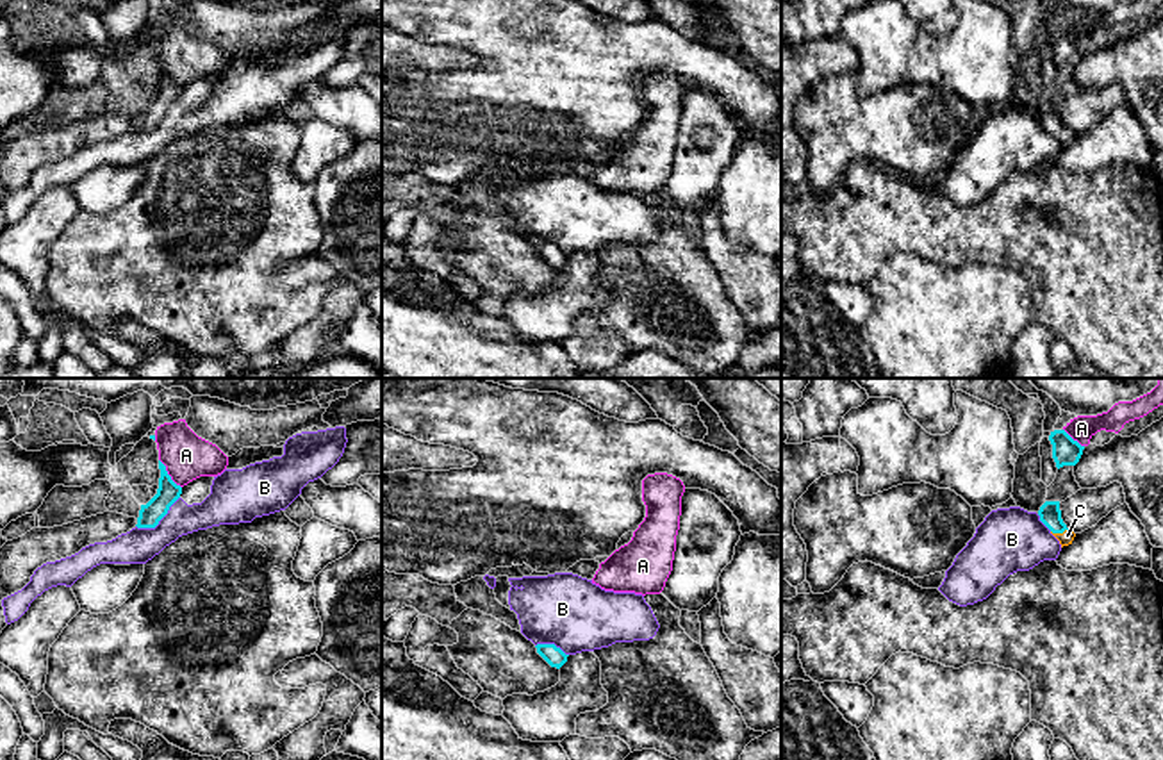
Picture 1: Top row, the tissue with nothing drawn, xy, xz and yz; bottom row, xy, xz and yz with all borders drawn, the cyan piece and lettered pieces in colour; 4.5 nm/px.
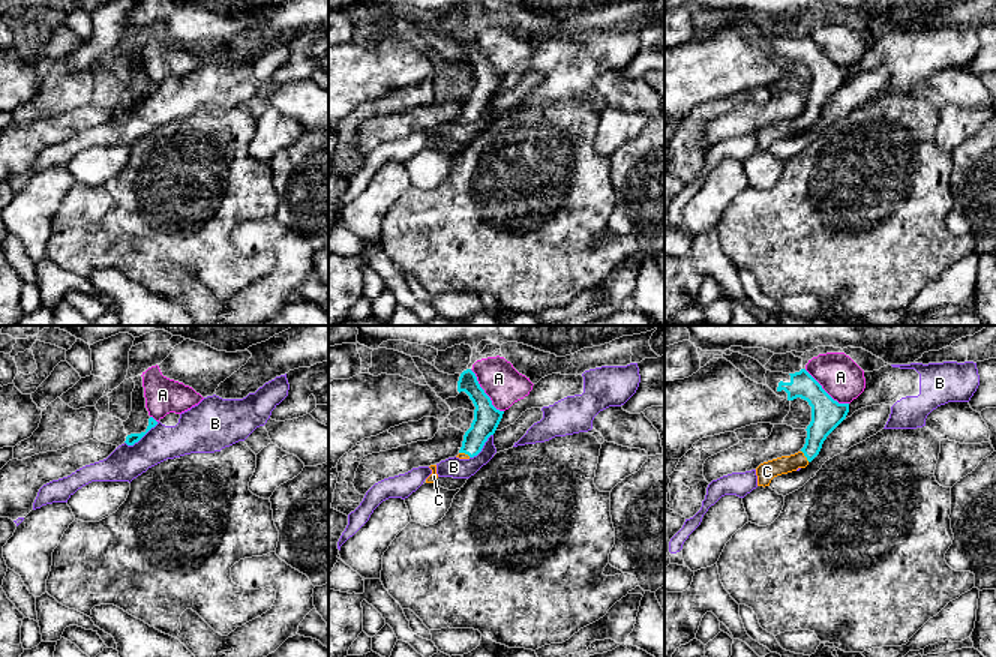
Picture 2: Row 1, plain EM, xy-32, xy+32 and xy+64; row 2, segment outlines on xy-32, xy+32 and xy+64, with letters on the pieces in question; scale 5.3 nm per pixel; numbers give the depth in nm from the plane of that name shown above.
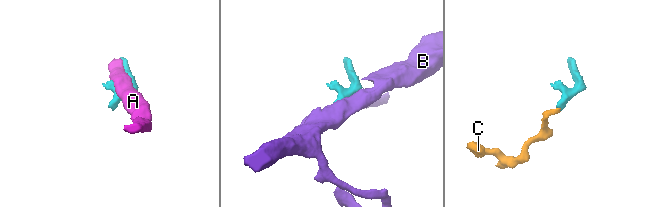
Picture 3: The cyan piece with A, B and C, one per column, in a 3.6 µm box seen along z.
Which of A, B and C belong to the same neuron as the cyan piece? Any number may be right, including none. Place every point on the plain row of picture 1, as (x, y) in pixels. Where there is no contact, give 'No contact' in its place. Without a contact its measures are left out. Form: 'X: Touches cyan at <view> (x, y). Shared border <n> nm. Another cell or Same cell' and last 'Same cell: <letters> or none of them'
A: Touches cyan at xy (166, 74). Shared border 170 nm. Another cell
B: Touches cyan at xy (159, 120). Shared border 240 nm. Another cell
C: Touches cyan at yz (1058, 132). Shared border 80 nm. Same cell
Same cell: C

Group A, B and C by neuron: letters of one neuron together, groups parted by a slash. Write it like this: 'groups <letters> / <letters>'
groups A / B / C

